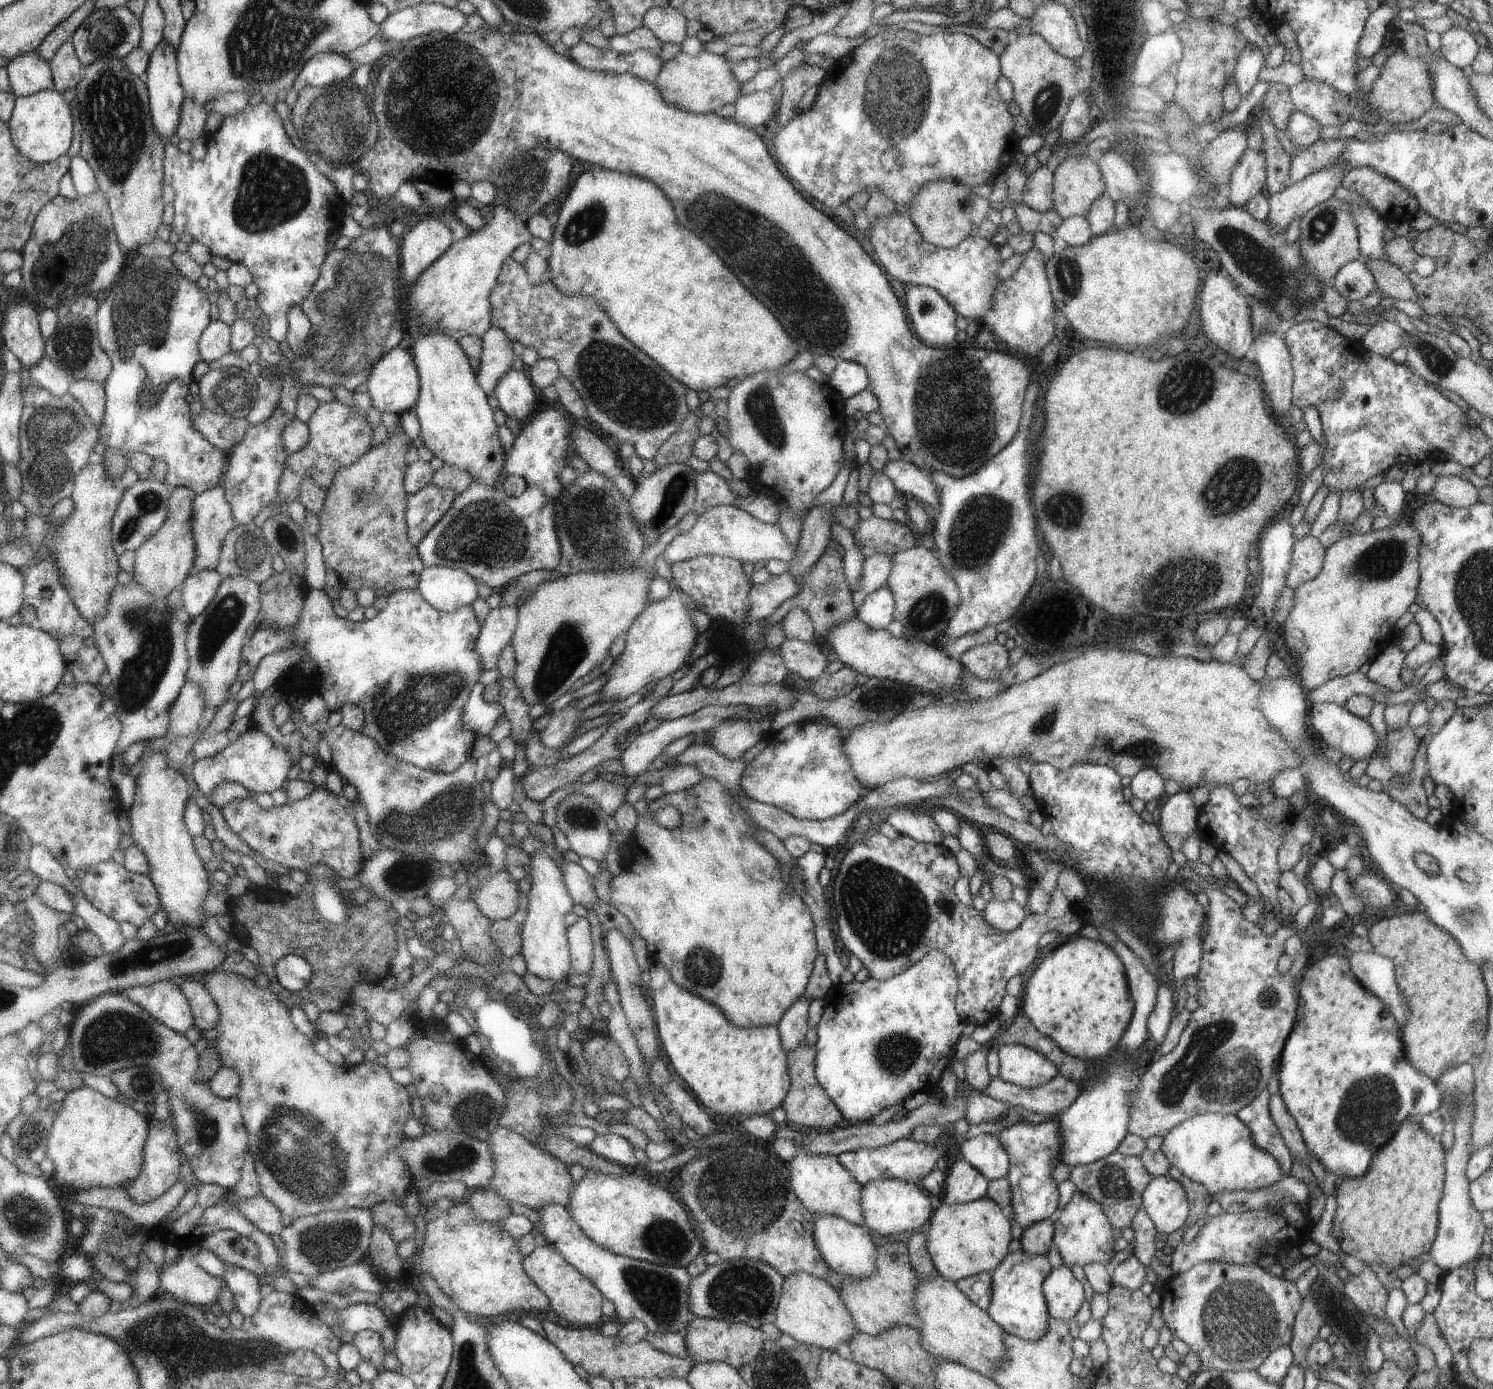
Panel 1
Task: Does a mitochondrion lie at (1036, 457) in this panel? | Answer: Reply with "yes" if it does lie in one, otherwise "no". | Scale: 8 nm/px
no

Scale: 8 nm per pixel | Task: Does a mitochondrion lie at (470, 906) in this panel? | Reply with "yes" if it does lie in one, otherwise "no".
no

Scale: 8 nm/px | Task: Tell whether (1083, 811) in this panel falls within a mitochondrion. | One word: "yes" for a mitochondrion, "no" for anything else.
no

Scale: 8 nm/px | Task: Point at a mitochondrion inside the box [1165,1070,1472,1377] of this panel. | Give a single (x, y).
(1239, 1319)

